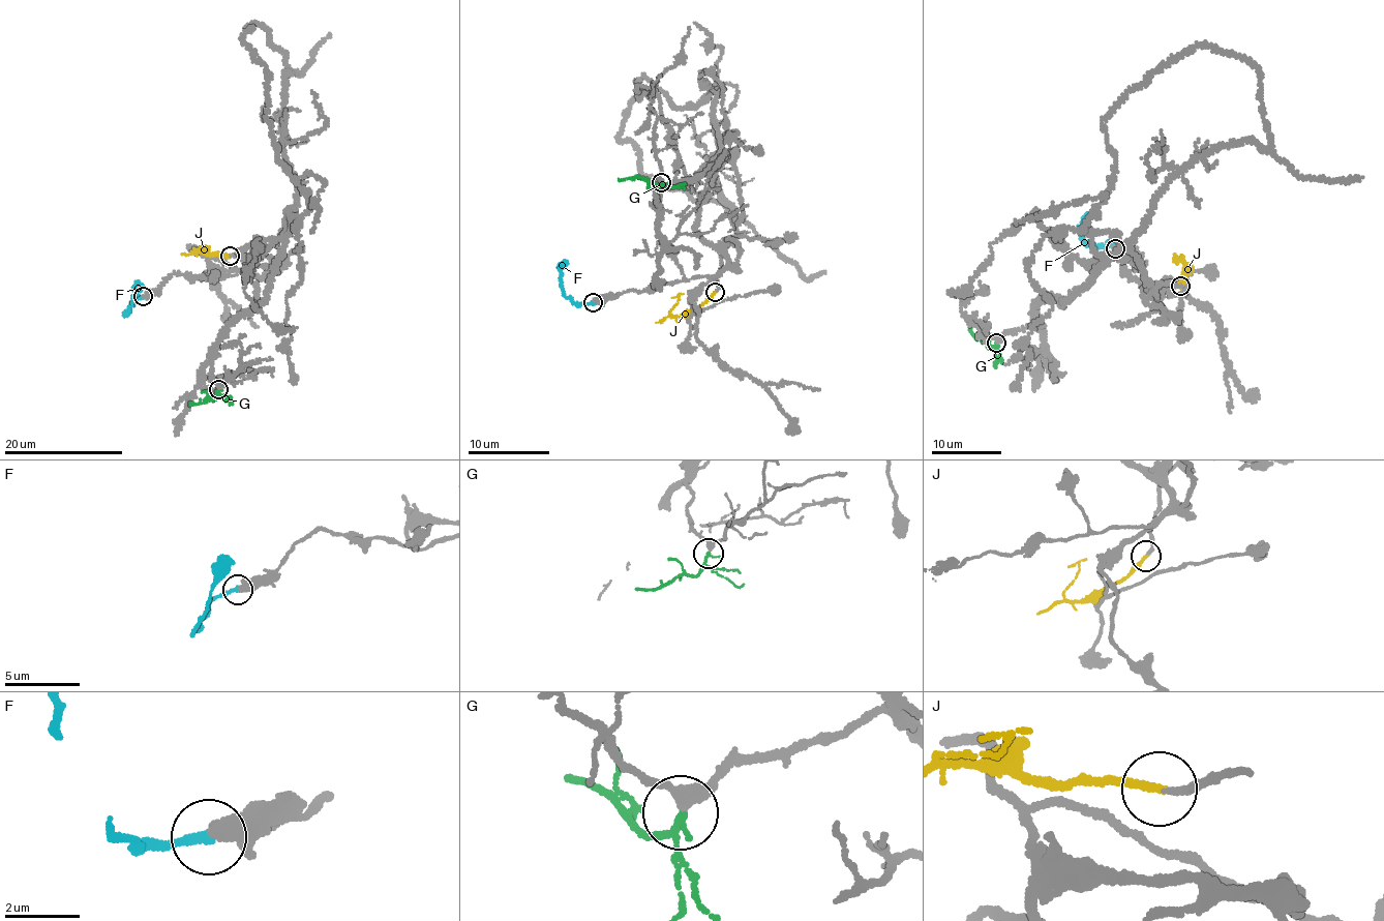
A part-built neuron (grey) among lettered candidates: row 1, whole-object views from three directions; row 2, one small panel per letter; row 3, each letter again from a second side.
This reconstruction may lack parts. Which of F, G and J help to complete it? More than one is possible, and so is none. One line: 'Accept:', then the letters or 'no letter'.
Accept: G, J

